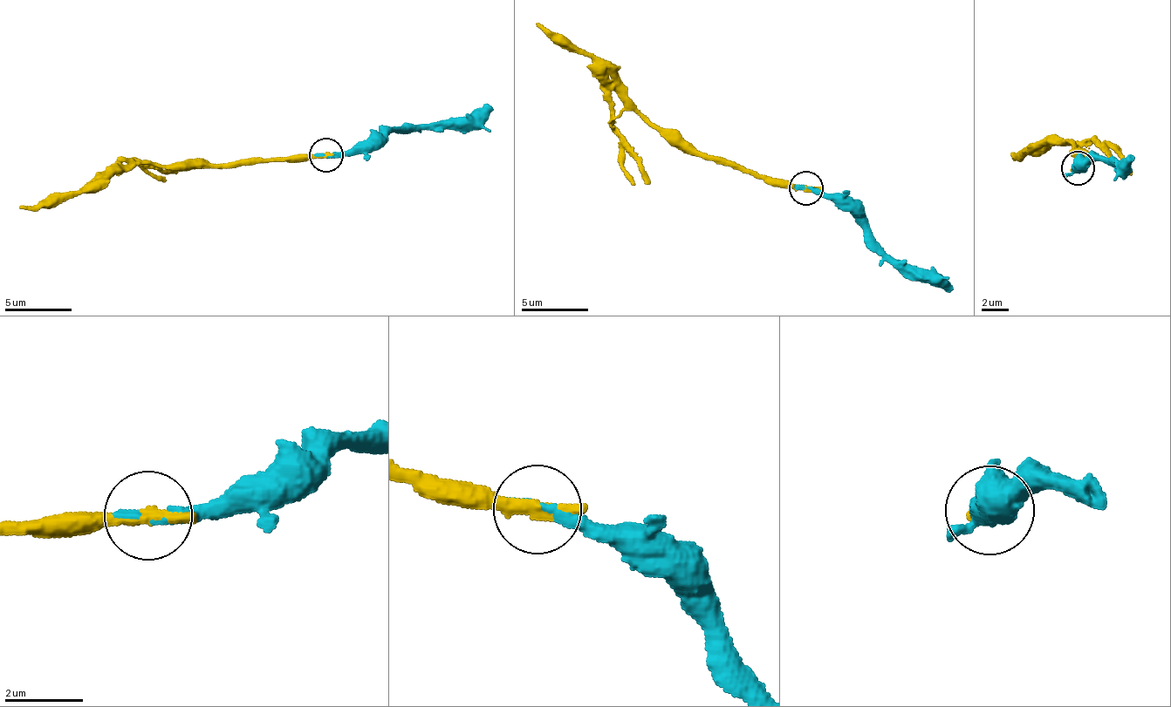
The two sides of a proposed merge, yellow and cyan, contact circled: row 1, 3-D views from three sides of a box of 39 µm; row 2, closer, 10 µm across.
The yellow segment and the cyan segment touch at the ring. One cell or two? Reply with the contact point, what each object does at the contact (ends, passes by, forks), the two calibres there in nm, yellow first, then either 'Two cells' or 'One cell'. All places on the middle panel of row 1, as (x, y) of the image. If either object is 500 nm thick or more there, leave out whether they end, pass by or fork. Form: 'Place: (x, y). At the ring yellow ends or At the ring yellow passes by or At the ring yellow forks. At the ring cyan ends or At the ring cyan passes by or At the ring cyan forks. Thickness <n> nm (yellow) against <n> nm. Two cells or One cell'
Place: (805, 188). At the ring yellow ends. At the ring cyan ends. Thickness 420 nm (yellow) against 240 nm. Two cells

